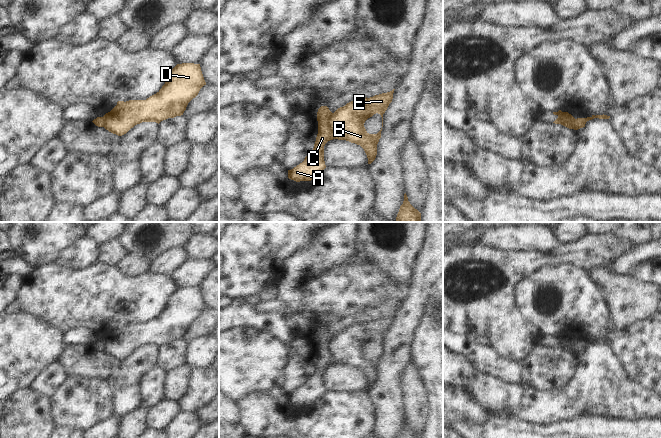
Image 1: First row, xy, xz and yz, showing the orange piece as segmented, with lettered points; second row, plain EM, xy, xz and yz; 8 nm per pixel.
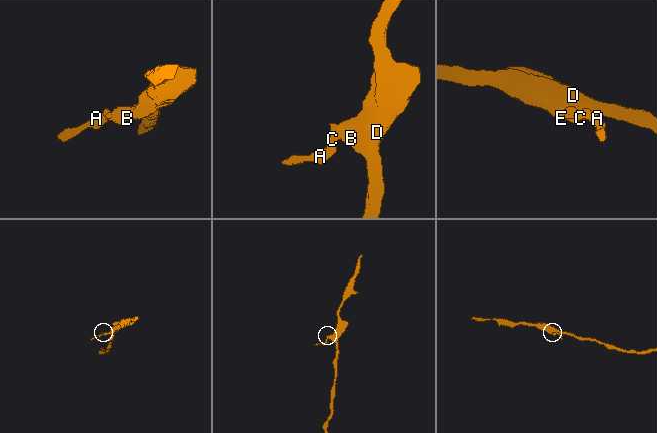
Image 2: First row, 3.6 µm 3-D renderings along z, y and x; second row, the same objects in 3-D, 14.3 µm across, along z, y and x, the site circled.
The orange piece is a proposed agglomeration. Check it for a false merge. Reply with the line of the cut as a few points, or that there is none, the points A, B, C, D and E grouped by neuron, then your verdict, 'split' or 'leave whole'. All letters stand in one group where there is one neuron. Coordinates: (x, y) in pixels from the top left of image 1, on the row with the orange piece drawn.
xz (331, 113), (328, 119), (328, 128), (333, 138) | A C / B D E | split

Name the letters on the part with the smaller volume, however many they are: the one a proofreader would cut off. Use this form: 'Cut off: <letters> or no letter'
Cut off: A, C.

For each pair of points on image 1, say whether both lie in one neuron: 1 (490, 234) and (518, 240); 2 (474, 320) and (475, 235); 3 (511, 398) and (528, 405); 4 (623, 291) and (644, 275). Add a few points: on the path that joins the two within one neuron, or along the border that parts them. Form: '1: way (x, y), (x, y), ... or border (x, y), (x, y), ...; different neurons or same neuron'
1: way (497, 238), (511, 238); same neuron
2: border (474, 244), (456, 247); different neurons
3: border (525, 389), (517, 406), (502, 410), (499, 413); different neurons
4: border (627, 272), (637, 279), (650, 284); different neurons

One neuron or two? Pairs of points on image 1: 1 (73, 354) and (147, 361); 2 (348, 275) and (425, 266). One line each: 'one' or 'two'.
1: one
2: two

